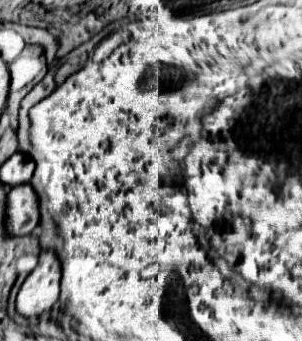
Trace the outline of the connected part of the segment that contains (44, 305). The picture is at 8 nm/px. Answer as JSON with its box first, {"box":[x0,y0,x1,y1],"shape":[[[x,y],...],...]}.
{"box":[17,251,61,319],"shape":[[[53,251],[39,253],[39,265],[31,271],[17,295],[17,313],[25,319],[45,315],[59,299],[61,265]]]}

